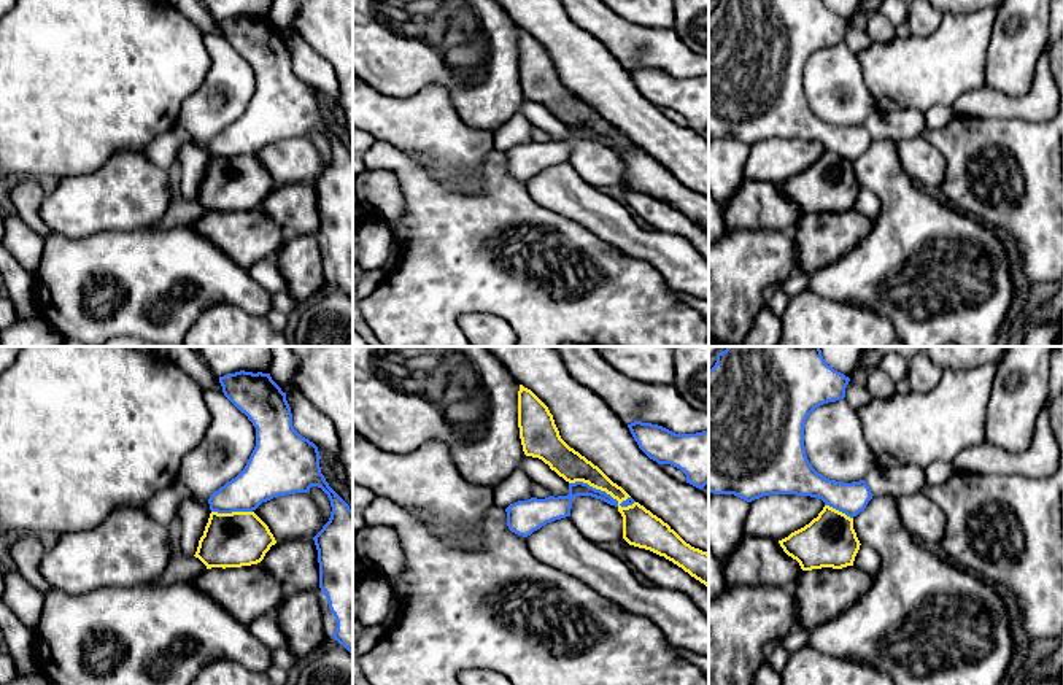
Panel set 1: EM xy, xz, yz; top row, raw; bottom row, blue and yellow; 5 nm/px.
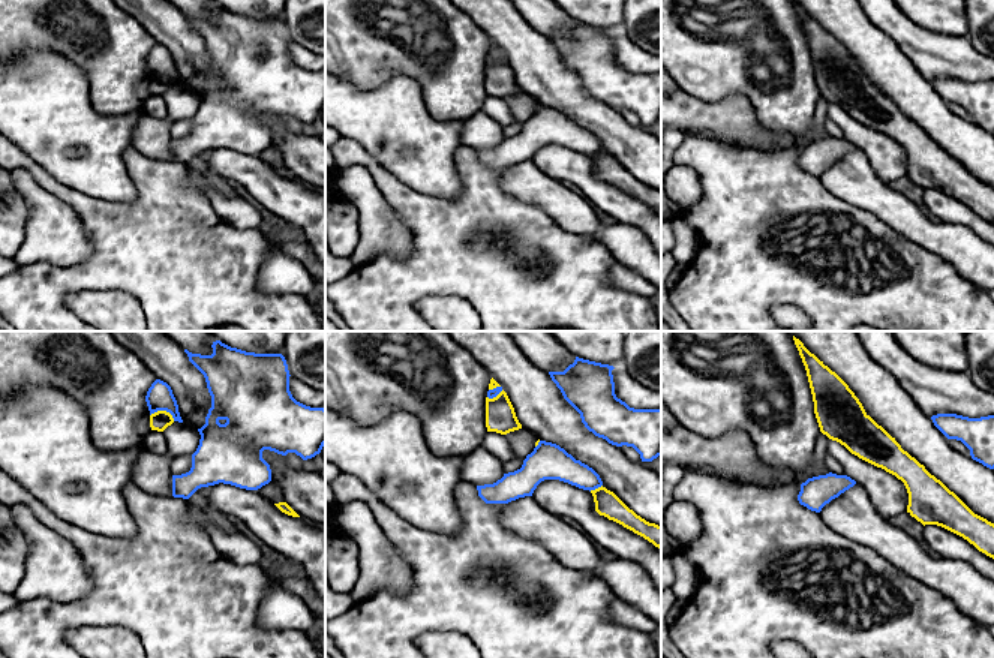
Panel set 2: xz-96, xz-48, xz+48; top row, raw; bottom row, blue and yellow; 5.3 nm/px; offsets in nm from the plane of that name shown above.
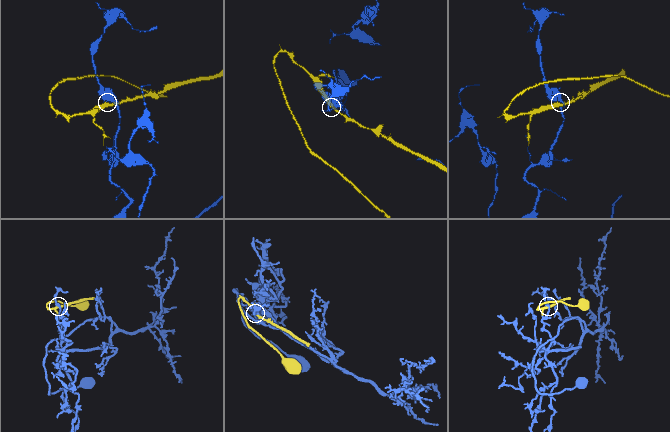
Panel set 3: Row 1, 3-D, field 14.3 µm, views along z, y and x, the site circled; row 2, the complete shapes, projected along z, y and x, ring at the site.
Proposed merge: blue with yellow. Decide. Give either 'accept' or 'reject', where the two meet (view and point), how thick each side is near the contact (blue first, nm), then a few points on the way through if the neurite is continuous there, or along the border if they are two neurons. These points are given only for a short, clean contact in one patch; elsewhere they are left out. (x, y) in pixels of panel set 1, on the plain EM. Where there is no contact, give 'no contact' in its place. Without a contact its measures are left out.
reject | xz (603, 135) | 110/180 nm

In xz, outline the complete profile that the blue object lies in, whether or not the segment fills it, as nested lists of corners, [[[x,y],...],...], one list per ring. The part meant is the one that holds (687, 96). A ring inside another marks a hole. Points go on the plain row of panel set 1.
[[[634,65],[628,72],[650,103],[680,113],[686,119],[686,127],[699,134],[709,127],[709,75],[675,78],[642,65]]]

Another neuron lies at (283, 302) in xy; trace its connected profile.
[[[288,292],[273,294],[273,310],[281,312],[283,315],[289,315],[296,307],[297,300],[294,300]]]

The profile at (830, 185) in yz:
[[[829,149],[779,188],[788,200],[799,207],[802,215],[853,210],[861,189],[853,173],[853,162]]]

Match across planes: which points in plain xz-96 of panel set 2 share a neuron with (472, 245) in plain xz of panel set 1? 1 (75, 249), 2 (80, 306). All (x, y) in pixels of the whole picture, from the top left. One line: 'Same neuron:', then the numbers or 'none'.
Same neuron: none

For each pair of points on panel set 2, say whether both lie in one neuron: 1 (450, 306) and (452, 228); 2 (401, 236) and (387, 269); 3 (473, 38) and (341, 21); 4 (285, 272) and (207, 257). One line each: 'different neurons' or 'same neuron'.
1: different neurons
2: different neurons
3: same neuron
4: different neurons

